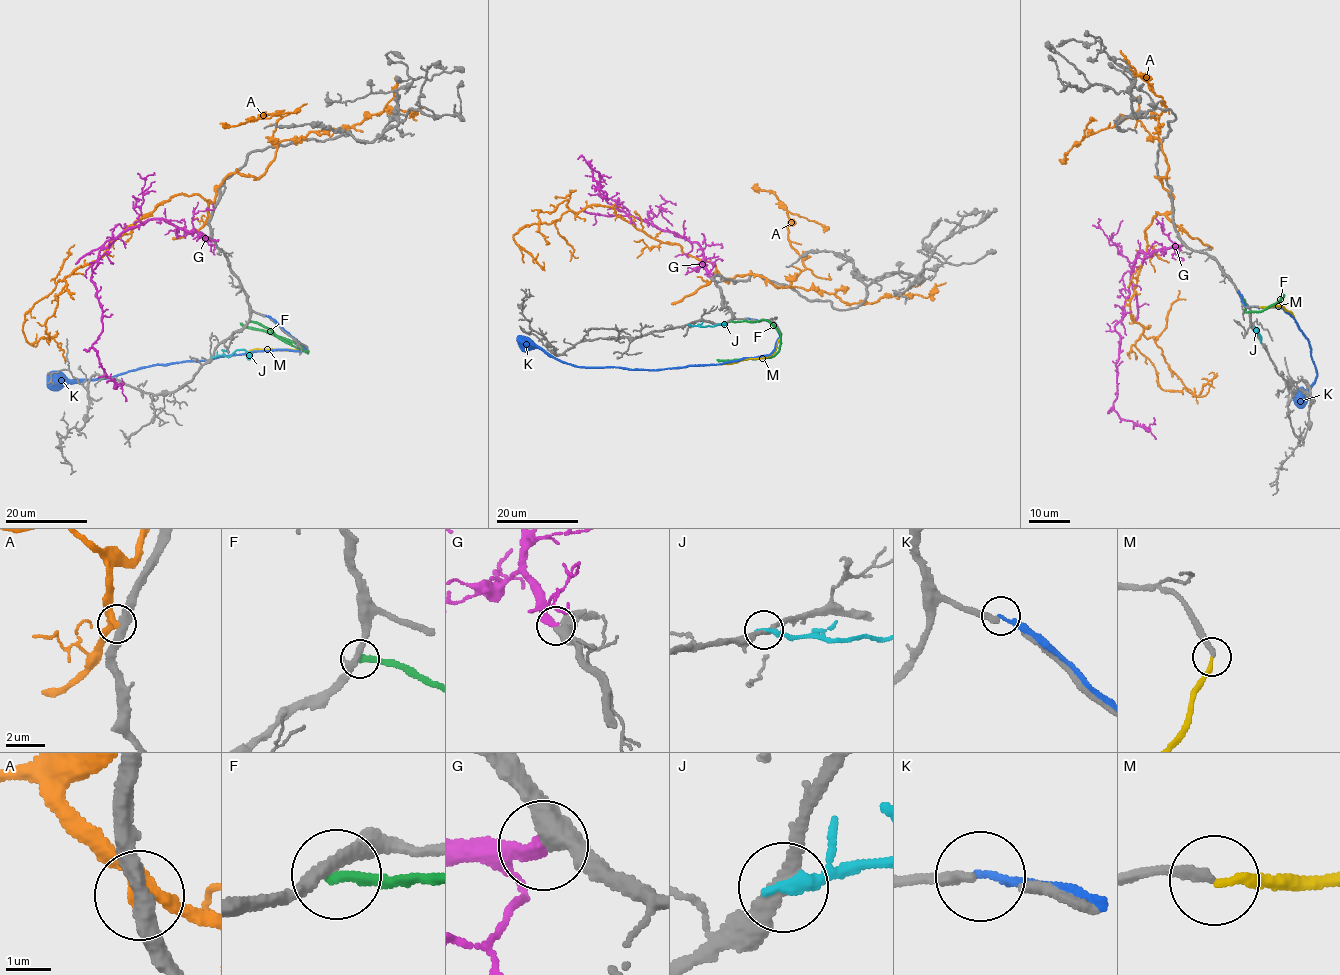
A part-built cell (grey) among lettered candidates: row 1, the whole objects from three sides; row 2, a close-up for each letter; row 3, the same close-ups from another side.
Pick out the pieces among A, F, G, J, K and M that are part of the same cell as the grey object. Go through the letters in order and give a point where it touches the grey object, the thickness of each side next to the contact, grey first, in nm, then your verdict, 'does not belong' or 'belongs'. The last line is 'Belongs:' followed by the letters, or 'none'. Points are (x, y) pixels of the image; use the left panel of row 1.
A: meets grey at (210, 216); 400 nm thick on the grey side, 320 nm on the other; does not belong
F: meets grey at (249, 321); 320 nm thick on the grey side, 280 nm on the other; does not belong
G: meets grey at (209, 238); 440 nm thick on the grey side, 320 nm on the other; belongs
J: meets grey at (212, 357); 280 nm thick on the grey side, 280 nm on the other; does not belong
K: meets grey at (265, 315); 260 nm thick on the grey side, 170 nm on the other; does not belong
M: meets grey at (307, 348); 240 nm thick on the grey side, 200 nm on the other; belongs
Belongs: G, M

